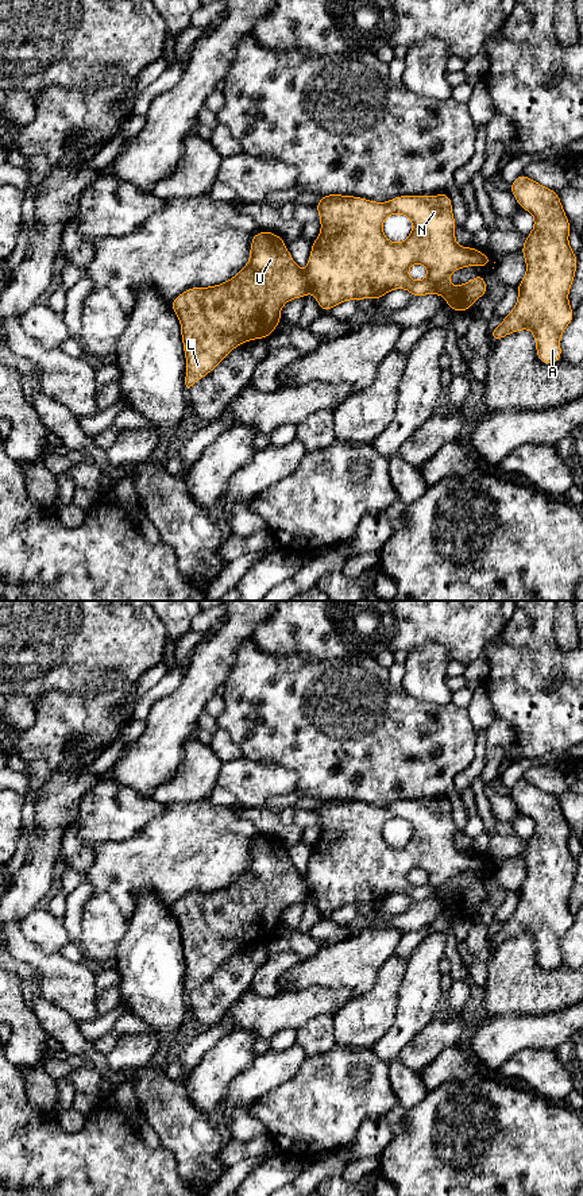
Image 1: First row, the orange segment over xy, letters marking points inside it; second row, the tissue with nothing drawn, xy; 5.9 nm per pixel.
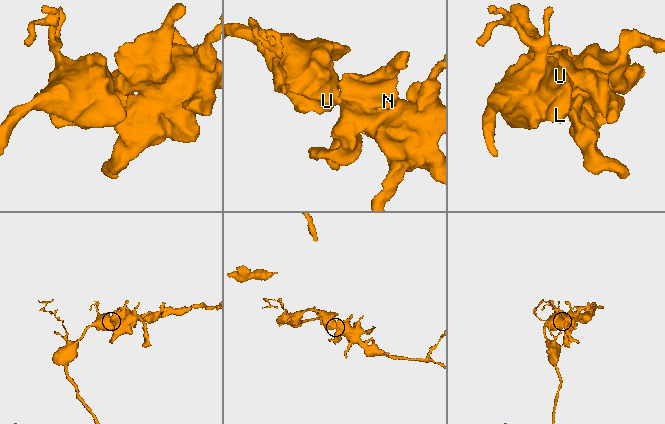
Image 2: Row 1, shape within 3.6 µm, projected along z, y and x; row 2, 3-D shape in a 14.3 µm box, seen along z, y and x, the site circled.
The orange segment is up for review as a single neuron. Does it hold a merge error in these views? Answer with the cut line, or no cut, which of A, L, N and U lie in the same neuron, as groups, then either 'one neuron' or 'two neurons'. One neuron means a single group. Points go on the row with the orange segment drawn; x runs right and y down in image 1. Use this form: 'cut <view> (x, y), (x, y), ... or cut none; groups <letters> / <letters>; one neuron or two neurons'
cut xy (304, 272), (308, 290); groups A N / L U; two neurons

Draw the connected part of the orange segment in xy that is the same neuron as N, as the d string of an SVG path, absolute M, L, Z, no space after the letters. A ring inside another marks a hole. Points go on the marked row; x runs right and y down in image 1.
M447 192L439 196L398 196L386 202L375 202L356 196L323 194L314 205L320 213L321 232L312 242L312 251L305 270L308 292L312 292L323 312L347 300L382 298L393 289L406 289L413 297L440 294L453 312L467 312L482 296L487 294L484 275L476 275L467 283L452 288L448 277L467 266L484 267L493 263L487 254L478 248L460 247L455 242L456 221L452 201ZM399 213L408 216L413 229L402 243L390 242L382 231L383 220ZM413 263L428 269L422 281L413 281L408 270Z

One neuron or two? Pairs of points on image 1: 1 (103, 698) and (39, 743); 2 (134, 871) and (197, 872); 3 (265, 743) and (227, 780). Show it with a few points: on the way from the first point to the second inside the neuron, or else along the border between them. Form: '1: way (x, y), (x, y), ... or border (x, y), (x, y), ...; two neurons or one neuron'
1: way (87, 714), (77, 724), (66, 724), (56, 735); one neuron
2: way (150, 871), (181, 871); one neuron
3: border (243, 756), (278, 768); two neurons

